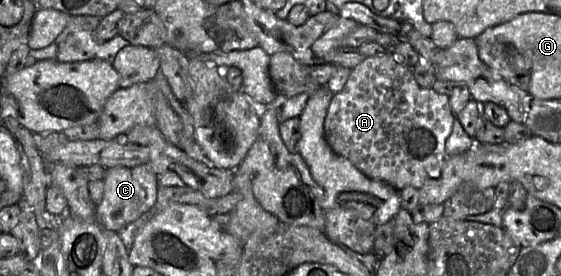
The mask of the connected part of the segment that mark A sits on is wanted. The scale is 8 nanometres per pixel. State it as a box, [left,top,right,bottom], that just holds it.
[324,52,455,191]

